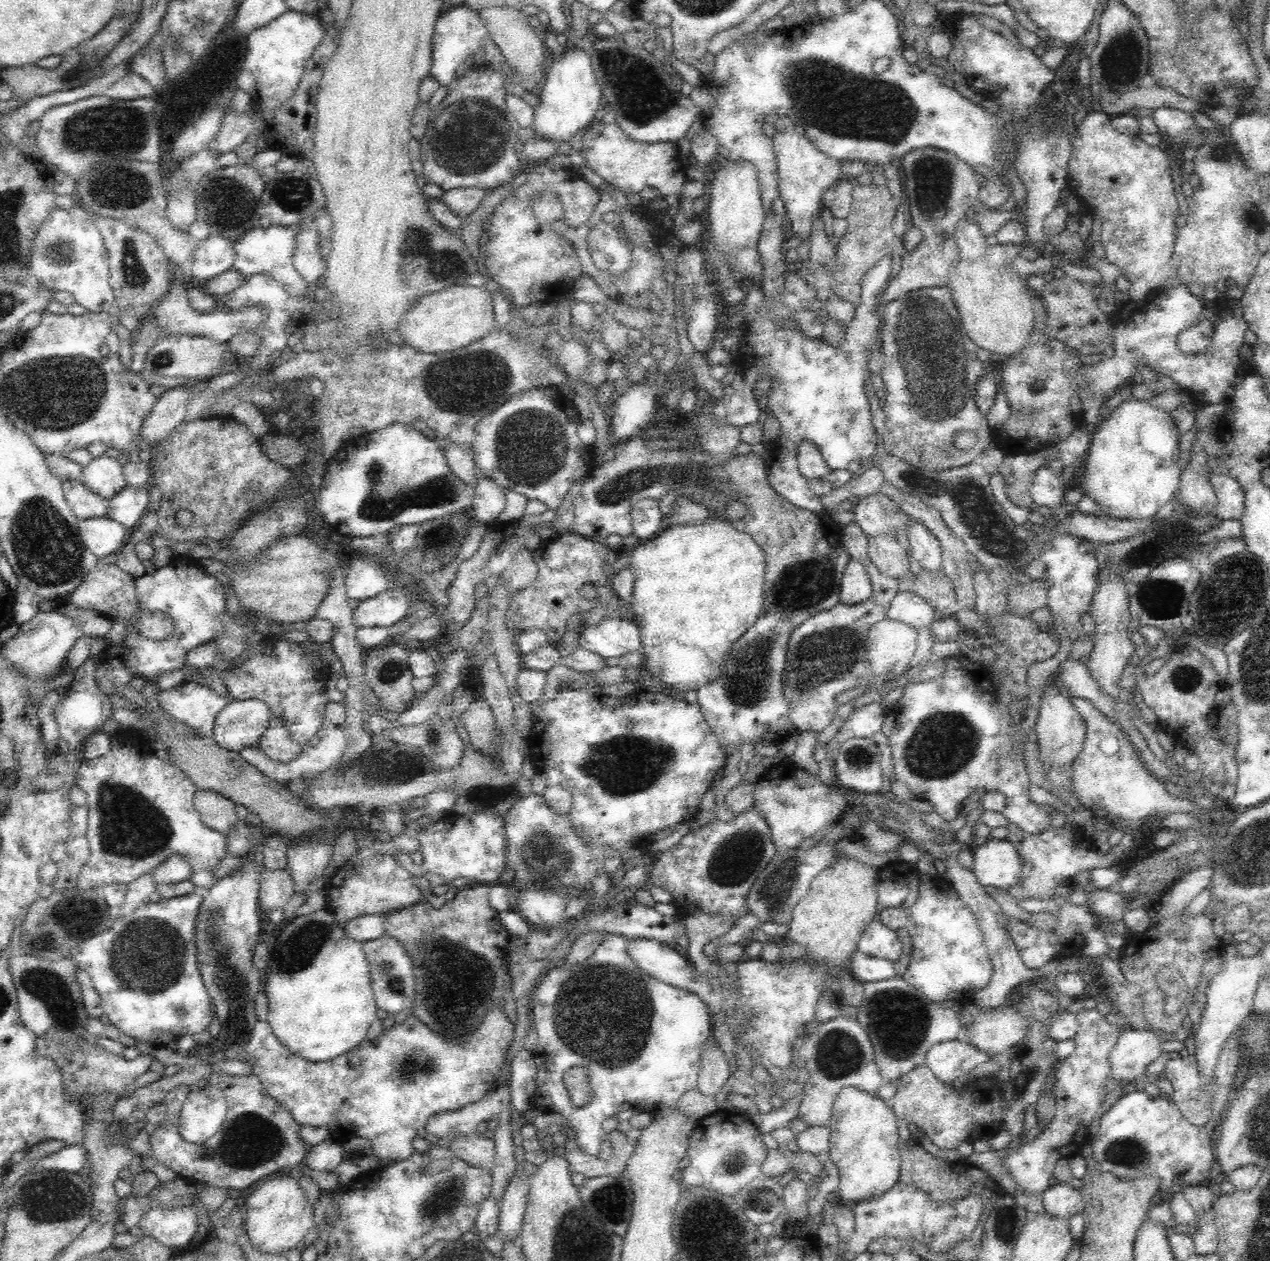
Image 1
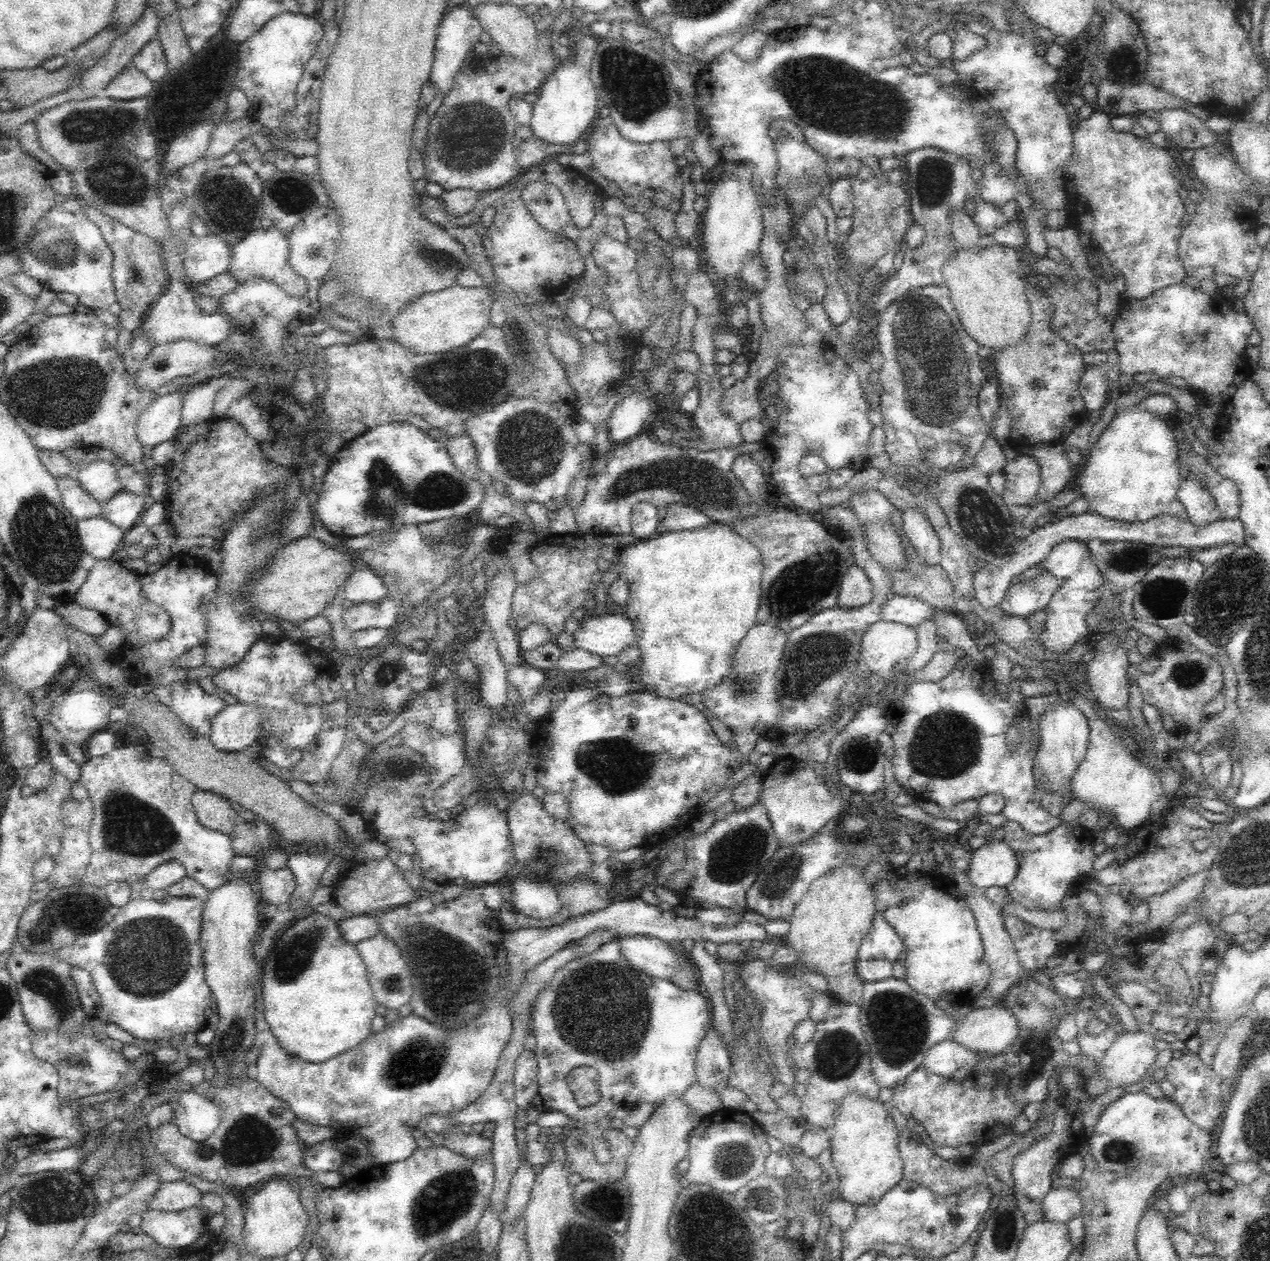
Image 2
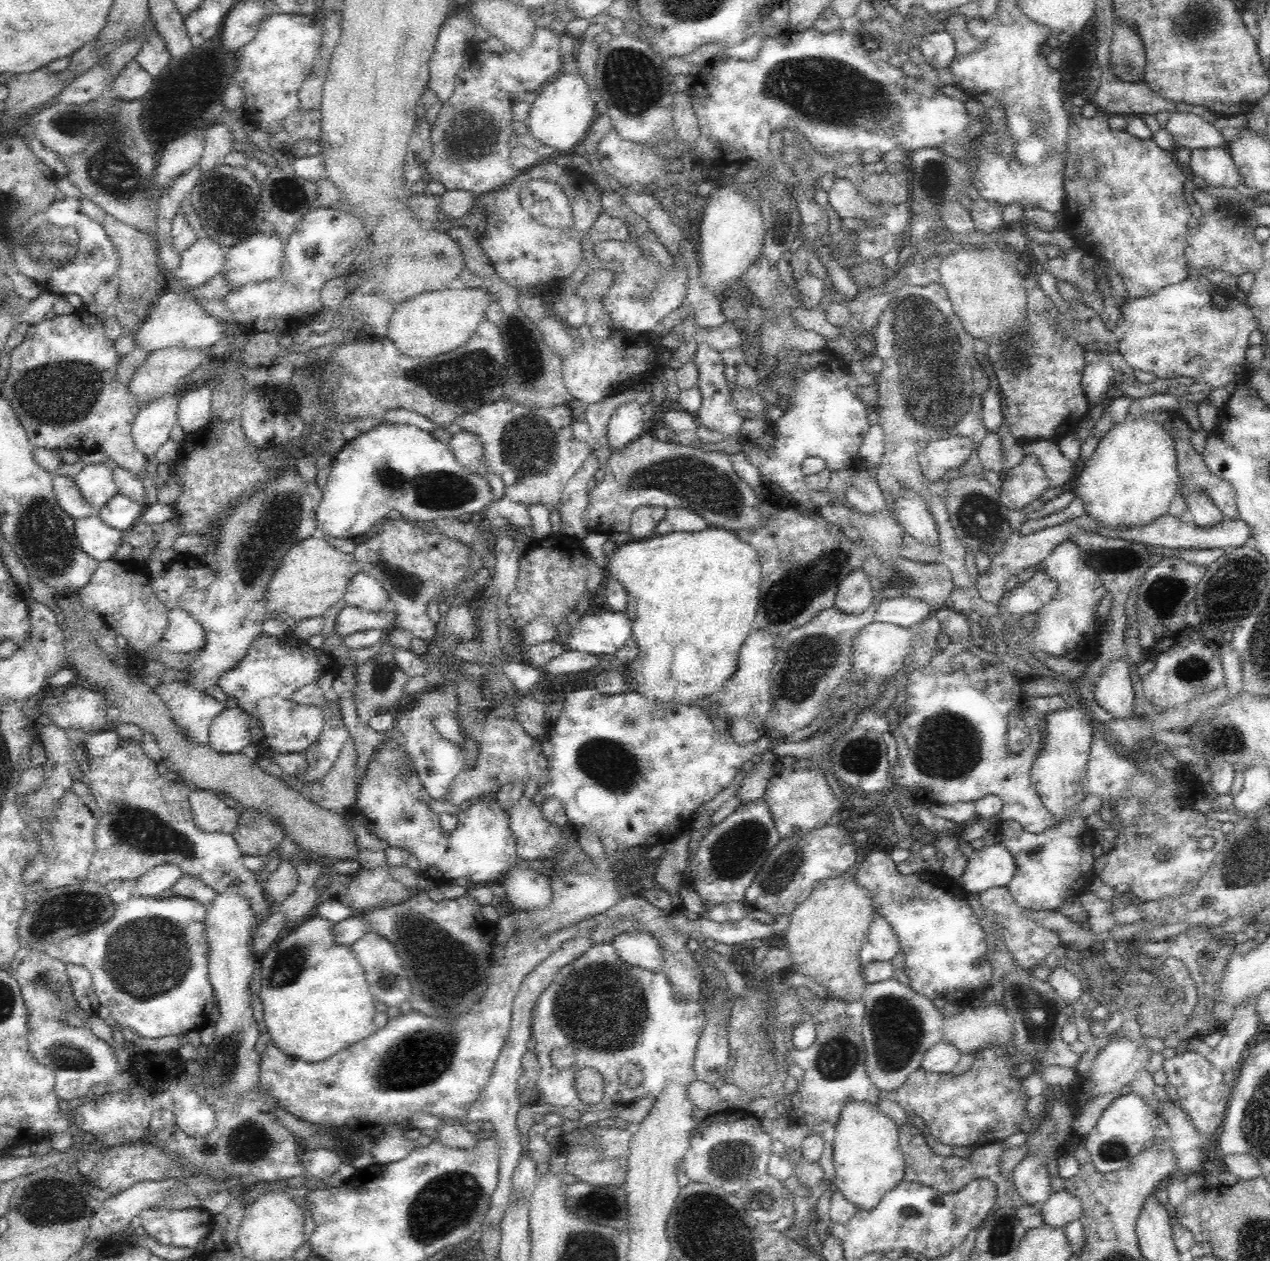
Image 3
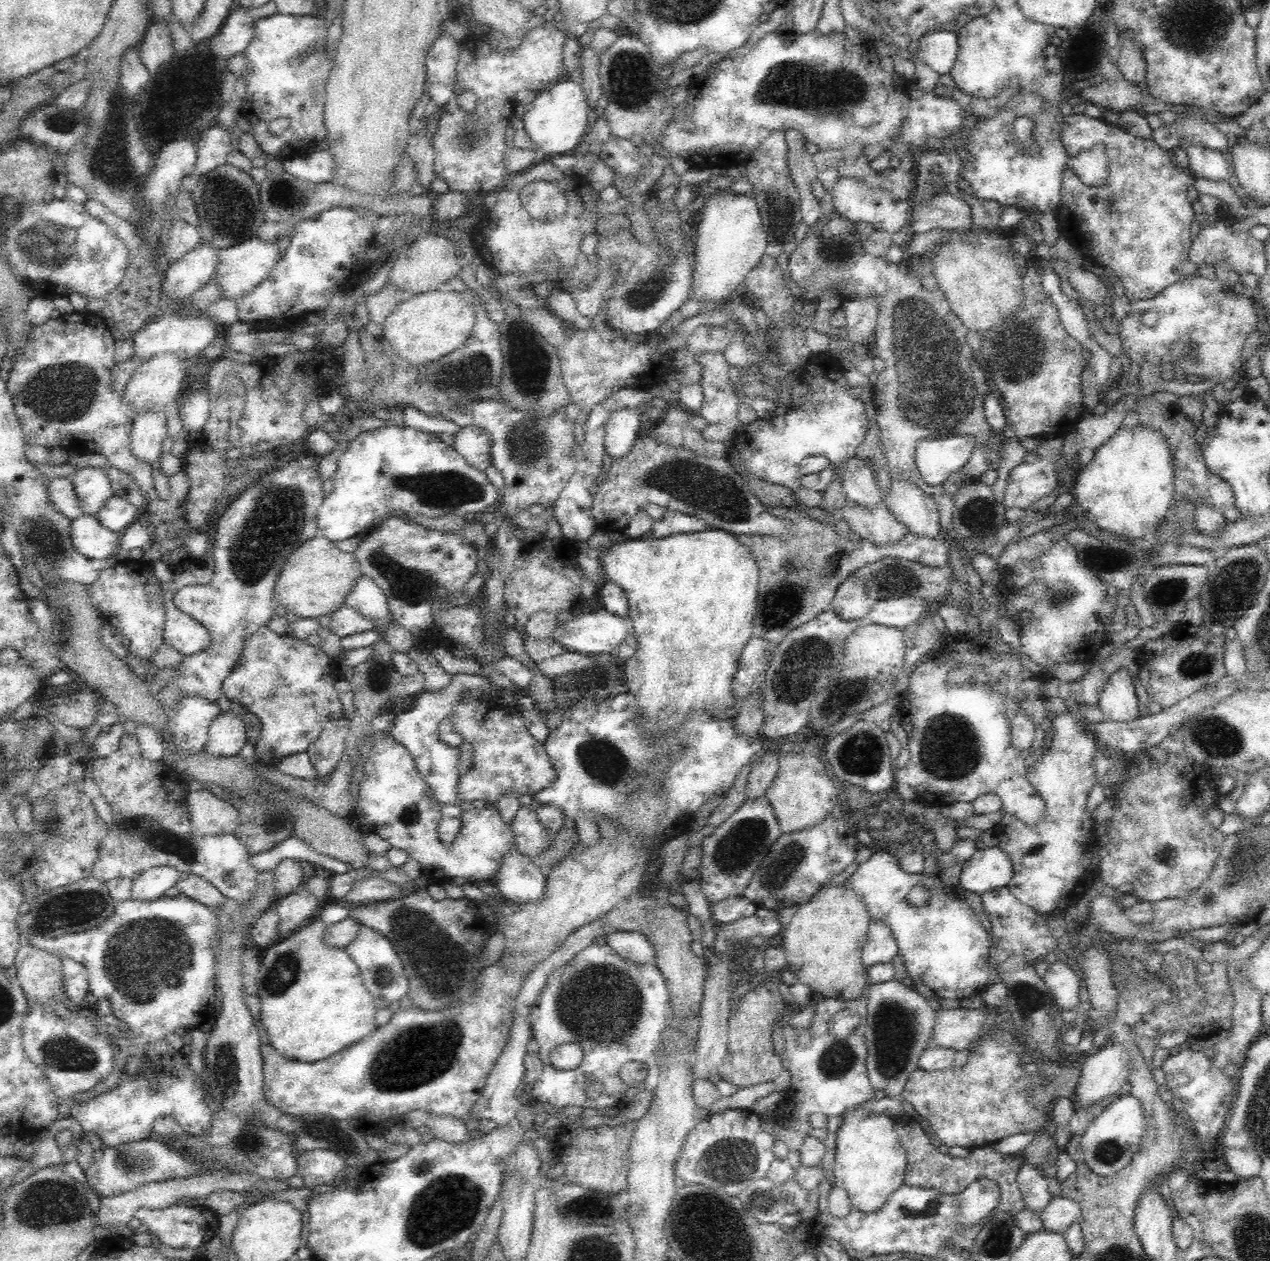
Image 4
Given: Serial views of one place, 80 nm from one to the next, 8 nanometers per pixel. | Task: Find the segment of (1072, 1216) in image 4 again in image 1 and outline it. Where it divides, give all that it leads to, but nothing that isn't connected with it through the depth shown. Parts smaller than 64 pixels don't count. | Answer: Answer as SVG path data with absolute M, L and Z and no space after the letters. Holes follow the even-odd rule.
M1053 1182L1040 1197L1045 1212L1062 1220L1069 1220L1071 1216L1082 1213L1085 1208L1080 1191L1067 1182Z

